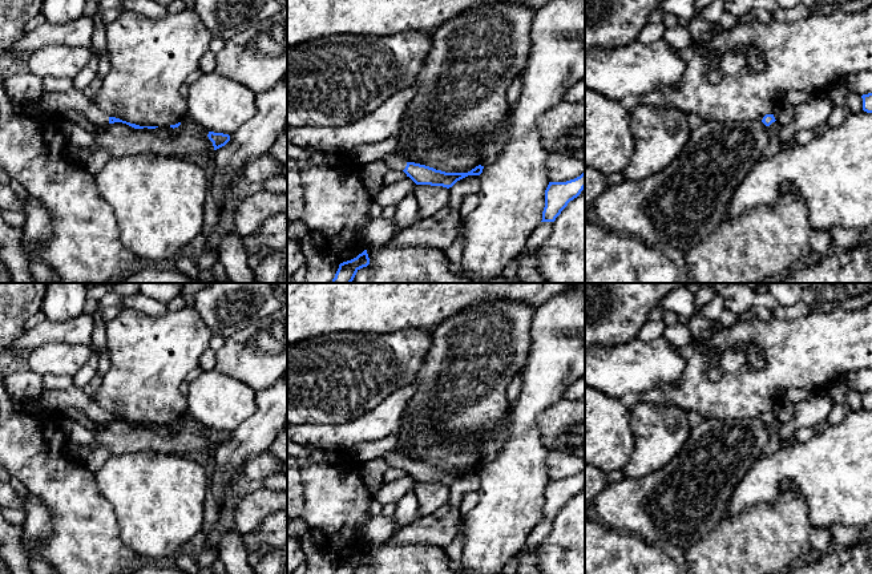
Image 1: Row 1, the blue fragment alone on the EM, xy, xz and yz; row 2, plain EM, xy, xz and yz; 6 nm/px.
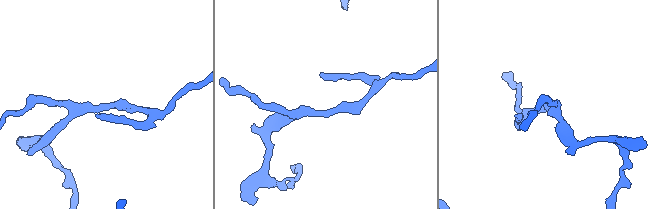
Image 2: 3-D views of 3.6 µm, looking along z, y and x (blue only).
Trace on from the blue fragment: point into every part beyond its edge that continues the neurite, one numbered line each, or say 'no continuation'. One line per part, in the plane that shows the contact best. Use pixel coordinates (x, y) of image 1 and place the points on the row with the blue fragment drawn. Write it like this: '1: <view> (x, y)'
1: xz (394, 161)

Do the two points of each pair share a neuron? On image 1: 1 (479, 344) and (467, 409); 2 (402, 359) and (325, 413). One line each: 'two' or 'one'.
1: one
2: one

